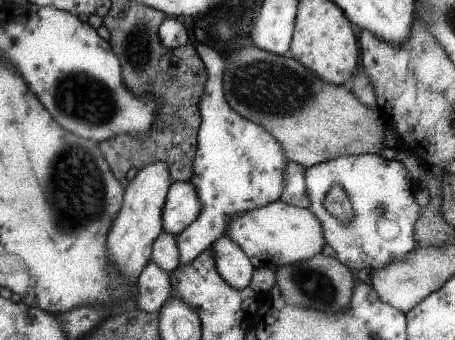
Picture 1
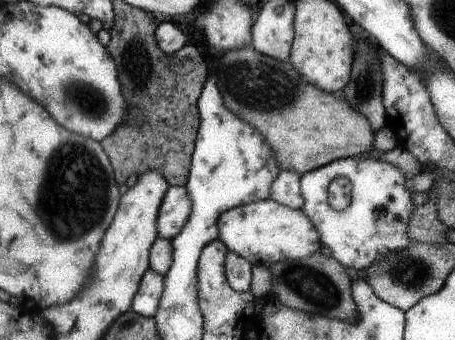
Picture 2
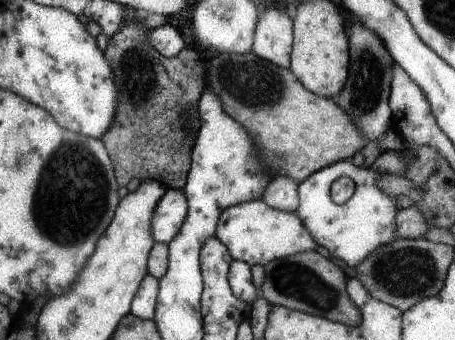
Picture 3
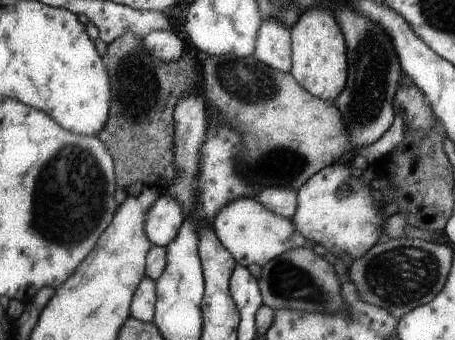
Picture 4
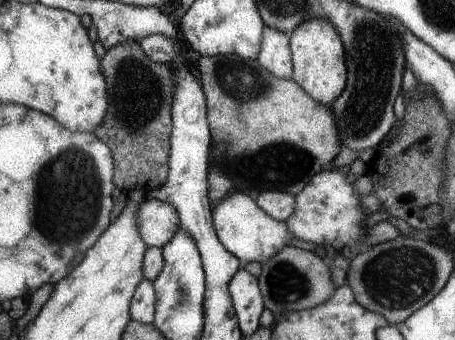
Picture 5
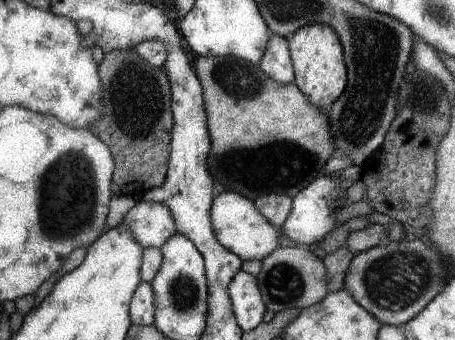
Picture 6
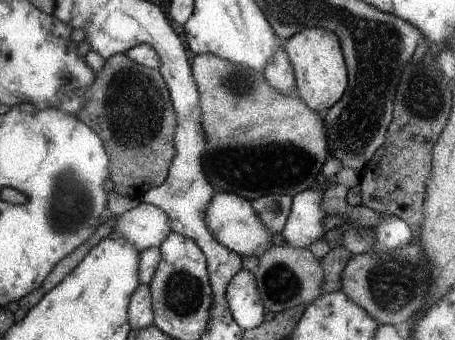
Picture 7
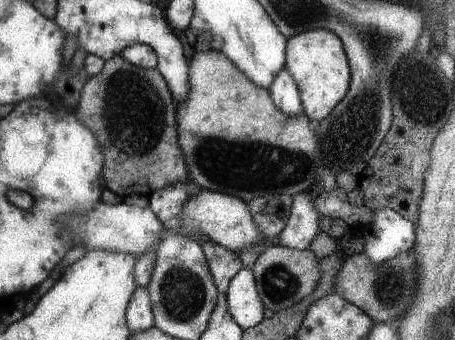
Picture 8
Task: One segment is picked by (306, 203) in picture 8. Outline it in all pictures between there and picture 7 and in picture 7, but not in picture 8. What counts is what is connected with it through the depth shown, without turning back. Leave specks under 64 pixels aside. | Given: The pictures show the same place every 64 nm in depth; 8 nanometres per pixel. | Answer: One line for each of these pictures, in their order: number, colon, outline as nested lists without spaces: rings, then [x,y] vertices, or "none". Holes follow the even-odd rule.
7: [[[303,190],[293,196],[289,218],[281,230],[287,246],[307,250],[313,242],[325,236],[323,220],[327,214],[319,208],[321,190]]]

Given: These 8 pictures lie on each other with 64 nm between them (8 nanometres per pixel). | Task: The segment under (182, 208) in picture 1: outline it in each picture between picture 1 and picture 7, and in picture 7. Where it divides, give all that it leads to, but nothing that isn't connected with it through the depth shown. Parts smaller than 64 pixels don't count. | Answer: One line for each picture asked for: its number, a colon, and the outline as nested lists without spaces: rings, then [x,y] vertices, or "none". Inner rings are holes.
2: [[[169,186],[157,214],[157,236],[173,240],[191,216],[191,198],[185,186]]]
3: [[[167,190],[153,208],[151,238],[155,244],[169,244],[187,216],[187,200],[183,190]]]
4: [[[159,196],[145,216],[145,234],[153,246],[169,246],[177,230],[185,222],[185,212],[181,202],[171,196]]]
5: [[[147,200],[139,206],[137,228],[147,248],[163,248],[179,230],[179,216],[173,204]]]
6: [[[137,202],[125,214],[123,224],[143,248],[161,248],[177,232],[171,210],[157,202]]]
7: [[[139,202],[135,208],[115,218],[111,234],[123,236],[129,244],[143,252],[147,248],[159,248],[161,242],[171,234],[171,224],[167,212],[153,204]]]

